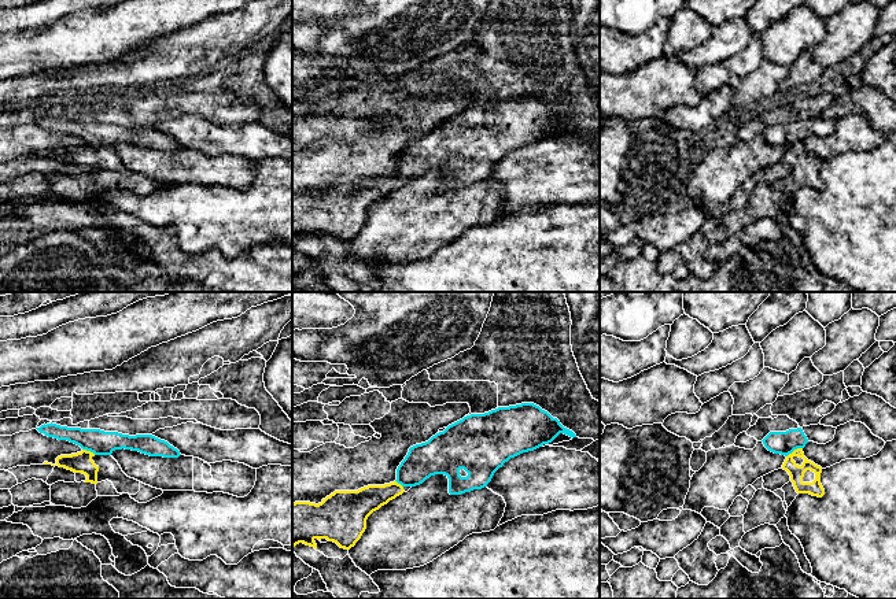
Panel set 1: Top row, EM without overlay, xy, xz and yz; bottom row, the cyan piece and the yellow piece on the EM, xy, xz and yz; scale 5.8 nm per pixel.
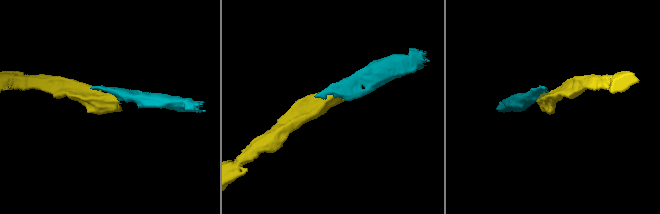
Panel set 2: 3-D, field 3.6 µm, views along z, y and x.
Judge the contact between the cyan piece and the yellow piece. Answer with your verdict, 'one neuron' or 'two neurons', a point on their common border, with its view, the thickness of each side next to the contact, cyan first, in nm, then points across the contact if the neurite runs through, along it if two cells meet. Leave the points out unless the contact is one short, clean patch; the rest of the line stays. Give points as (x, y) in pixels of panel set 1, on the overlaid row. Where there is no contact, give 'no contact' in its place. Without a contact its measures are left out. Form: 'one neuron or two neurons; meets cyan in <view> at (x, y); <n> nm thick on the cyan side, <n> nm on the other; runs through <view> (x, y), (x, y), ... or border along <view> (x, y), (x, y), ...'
two neurons; meets cyan in yz at (793, 450); 140 nm thick on the cyan side, 90 nm on the other; border along yz (802, 447), (797, 447), (786, 457)

